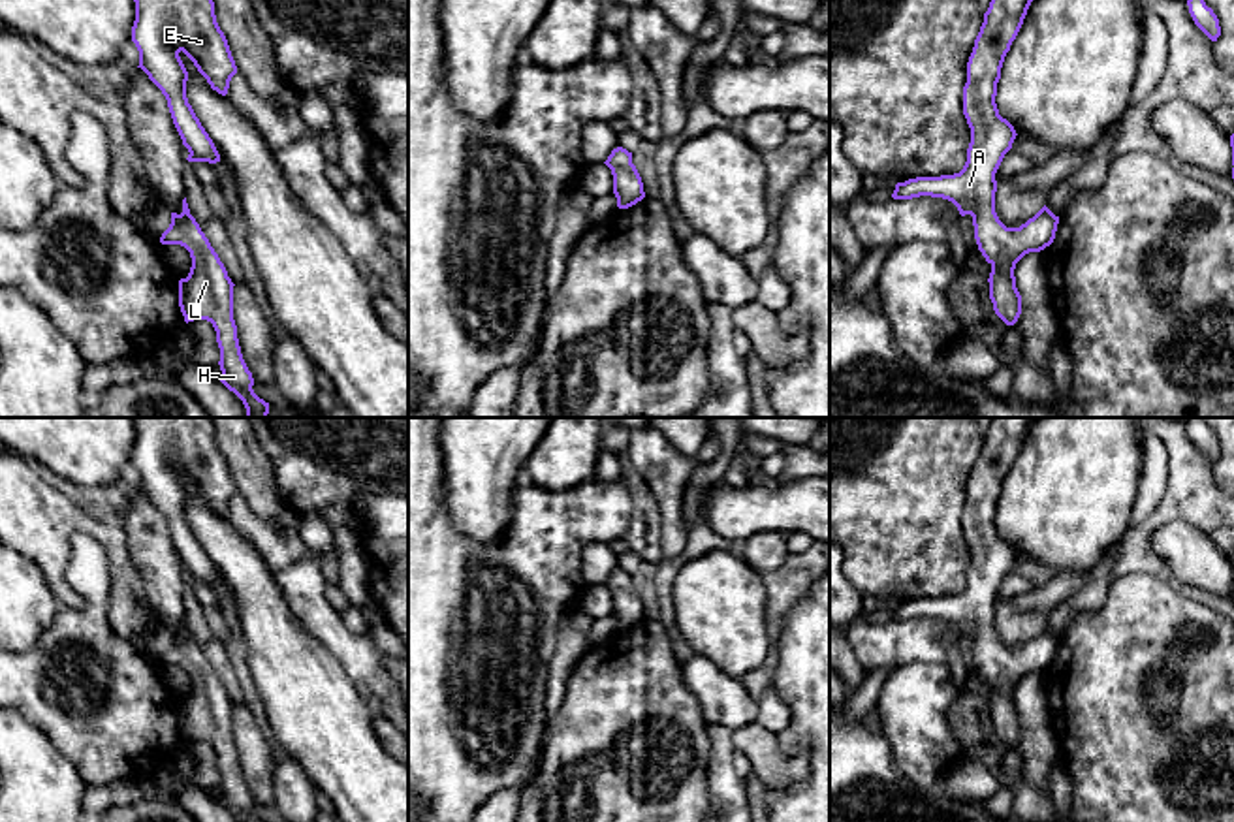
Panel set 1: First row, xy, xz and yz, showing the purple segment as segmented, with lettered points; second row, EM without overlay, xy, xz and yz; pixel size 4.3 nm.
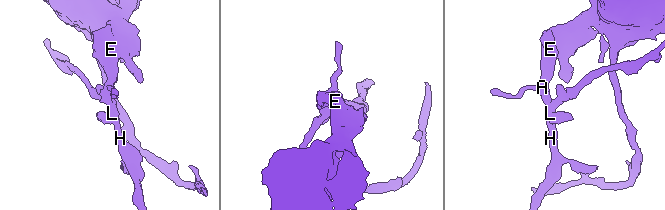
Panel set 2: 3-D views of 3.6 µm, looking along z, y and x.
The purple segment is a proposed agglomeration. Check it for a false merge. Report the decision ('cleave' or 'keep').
keep

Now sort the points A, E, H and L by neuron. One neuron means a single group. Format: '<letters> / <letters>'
A E H L

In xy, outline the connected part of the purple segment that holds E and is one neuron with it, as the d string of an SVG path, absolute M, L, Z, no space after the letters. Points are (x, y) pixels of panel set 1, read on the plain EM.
M134 418L132 463L139 487L162 512L173 545L188 570L188 583L220 583L220 576L186 519L188 493L182 472L213 512L226 517L237 495L211 418Z

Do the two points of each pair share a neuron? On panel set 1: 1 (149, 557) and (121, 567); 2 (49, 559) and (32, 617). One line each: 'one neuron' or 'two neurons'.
1: two neurons
2: two neurons

